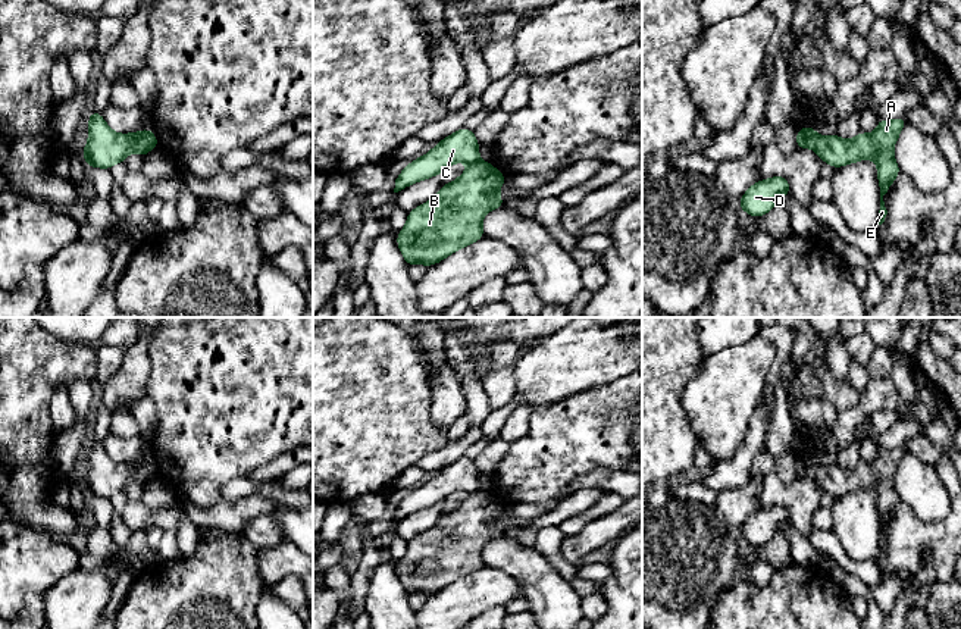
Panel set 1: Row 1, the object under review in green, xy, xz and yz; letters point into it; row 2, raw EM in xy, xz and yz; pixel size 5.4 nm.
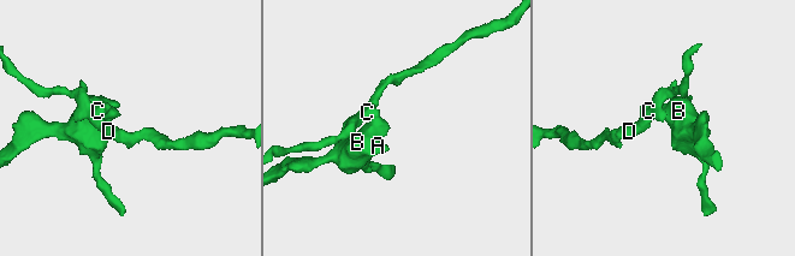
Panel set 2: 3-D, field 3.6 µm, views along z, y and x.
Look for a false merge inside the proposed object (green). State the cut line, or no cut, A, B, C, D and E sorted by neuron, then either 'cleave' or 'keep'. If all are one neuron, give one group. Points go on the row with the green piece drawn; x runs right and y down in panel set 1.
yz (817, 134), (813, 149) | A B E / C D | cleave

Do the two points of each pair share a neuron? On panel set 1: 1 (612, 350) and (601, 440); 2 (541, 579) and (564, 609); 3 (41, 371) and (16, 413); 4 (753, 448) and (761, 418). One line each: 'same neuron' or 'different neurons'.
1: different neurons
2: same neuron
3: same neuron
4: same neuron

